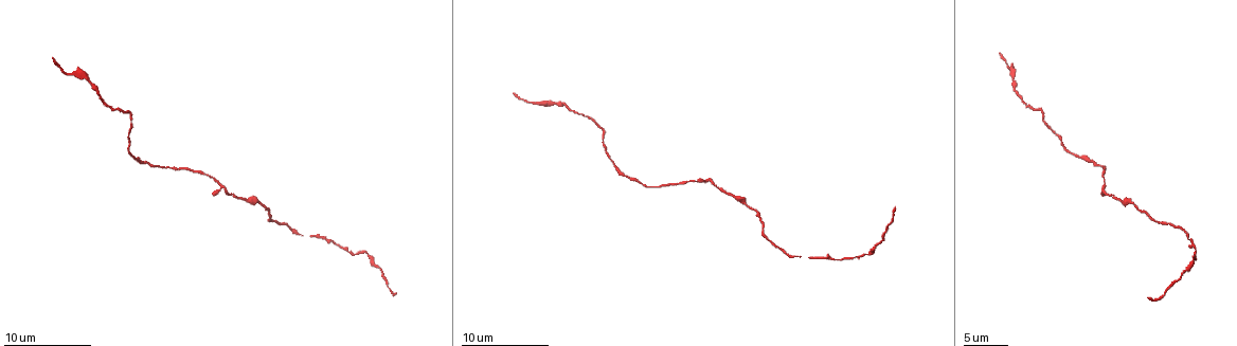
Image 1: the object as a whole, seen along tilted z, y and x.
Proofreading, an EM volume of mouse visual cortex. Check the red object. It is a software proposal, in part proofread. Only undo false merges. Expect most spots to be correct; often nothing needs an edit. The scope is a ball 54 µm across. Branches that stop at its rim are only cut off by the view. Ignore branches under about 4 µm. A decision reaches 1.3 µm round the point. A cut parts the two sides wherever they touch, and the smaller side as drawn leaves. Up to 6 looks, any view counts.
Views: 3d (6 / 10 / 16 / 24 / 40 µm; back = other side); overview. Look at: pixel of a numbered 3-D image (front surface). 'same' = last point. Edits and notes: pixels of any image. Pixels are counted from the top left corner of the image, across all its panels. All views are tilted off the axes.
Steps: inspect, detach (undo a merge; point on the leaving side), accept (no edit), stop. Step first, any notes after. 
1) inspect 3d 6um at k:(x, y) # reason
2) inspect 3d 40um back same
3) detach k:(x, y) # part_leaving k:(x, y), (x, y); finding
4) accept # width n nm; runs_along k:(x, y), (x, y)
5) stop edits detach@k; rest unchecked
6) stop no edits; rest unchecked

inspect 3d 10um at 1:(224, 192) # a fork

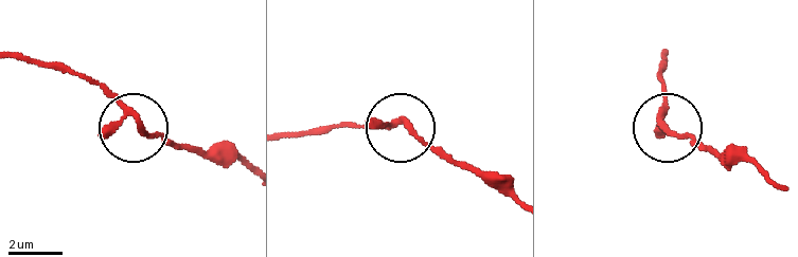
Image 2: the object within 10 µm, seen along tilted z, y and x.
inspect 3d 6um at 2:(666, 127)

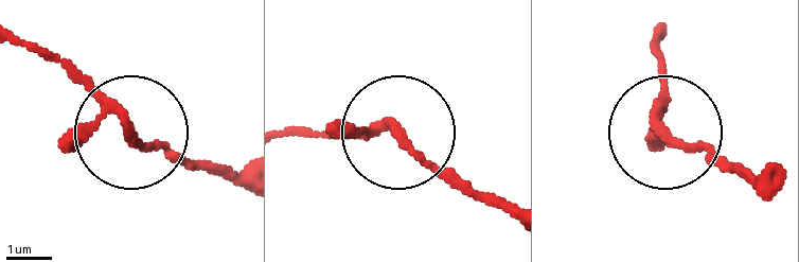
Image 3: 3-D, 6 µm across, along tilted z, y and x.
accept # runs_along 3:(126, 129), (201, 166); continuous, no second neuron

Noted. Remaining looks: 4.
inspect 3d 10um at 1:(1132, 203) # calibre changes

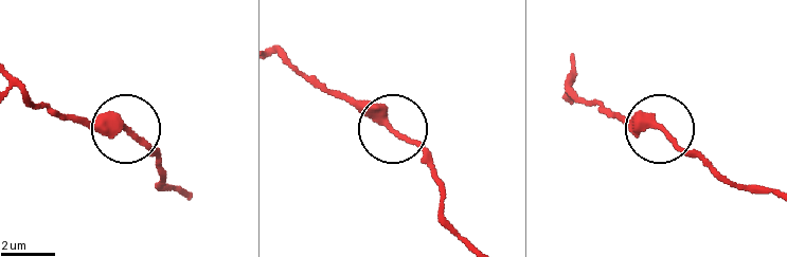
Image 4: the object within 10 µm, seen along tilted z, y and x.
inspect 3d 10um back at 4:(652, 122)

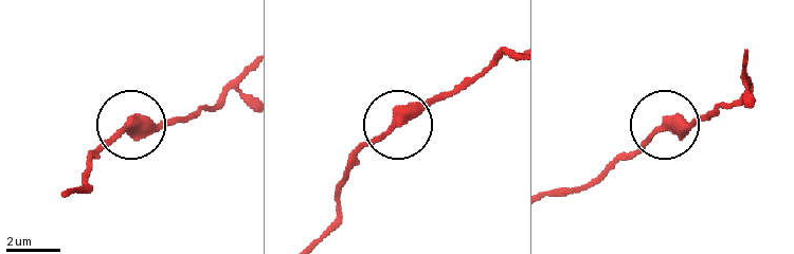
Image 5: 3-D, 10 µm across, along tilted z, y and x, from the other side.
accept # all the same neuron

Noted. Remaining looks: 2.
inspect 3d 16um at 1:(1193, 256)

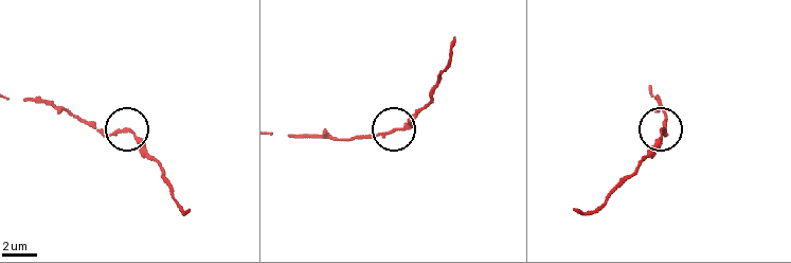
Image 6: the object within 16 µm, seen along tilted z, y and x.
accept # width 210 nm; all the same neuron

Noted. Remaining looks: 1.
stop no edits; rest unchecked

